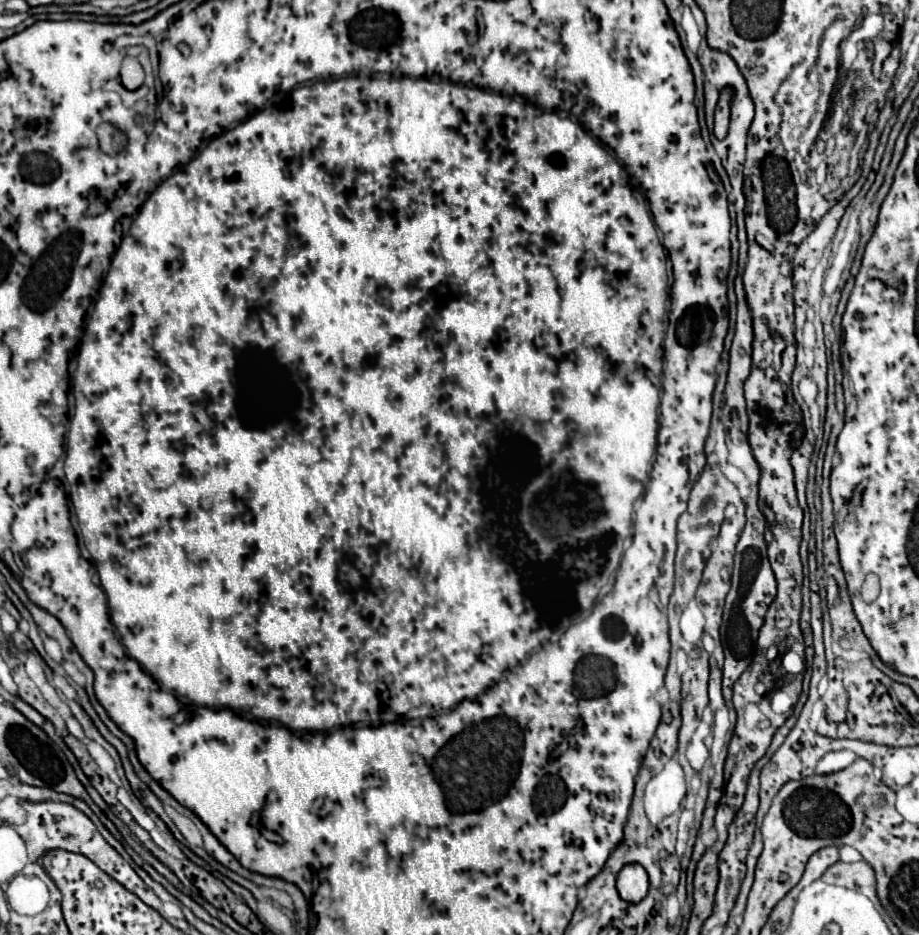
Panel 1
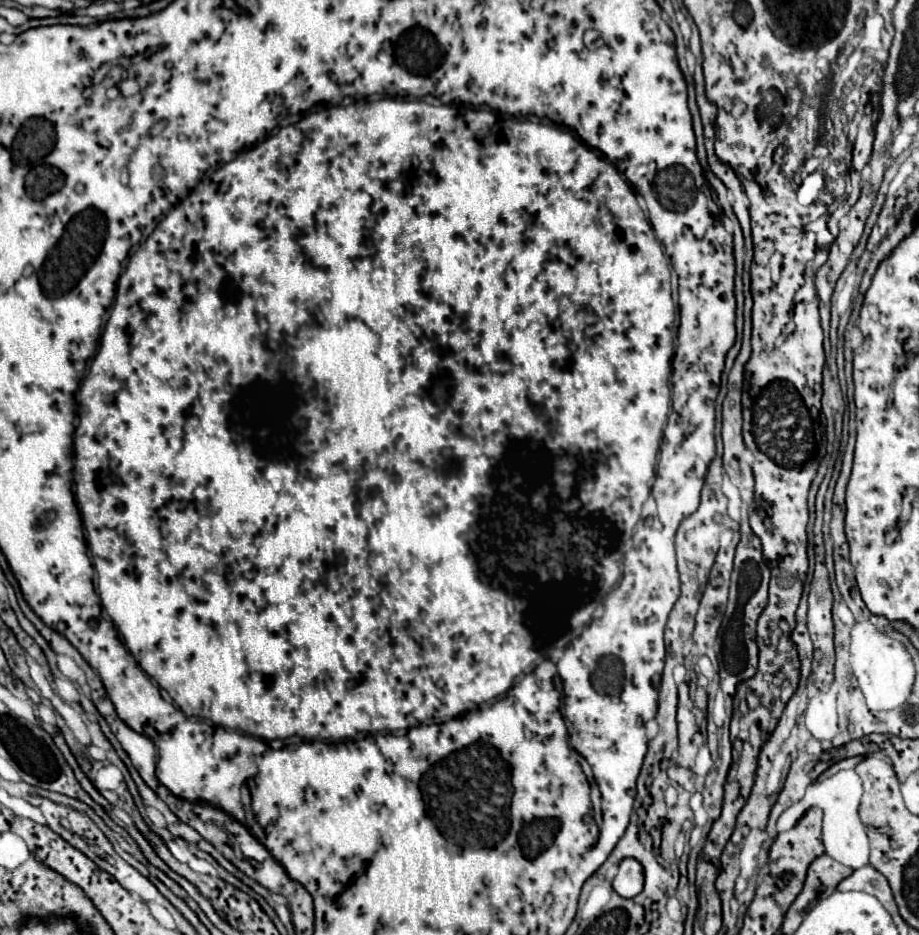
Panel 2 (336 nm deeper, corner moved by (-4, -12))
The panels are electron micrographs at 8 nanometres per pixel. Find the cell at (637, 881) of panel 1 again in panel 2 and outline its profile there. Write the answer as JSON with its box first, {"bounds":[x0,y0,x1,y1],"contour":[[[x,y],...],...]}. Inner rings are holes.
{"bounds":[612,859,644,899],"contour":[[[624,859],[618,867],[620,867],[620,871],[612,881],[614,891],[620,897],[626,897],[626,899],[636,897],[644,887],[644,869],[642,869],[642,865],[636,859]]]}

